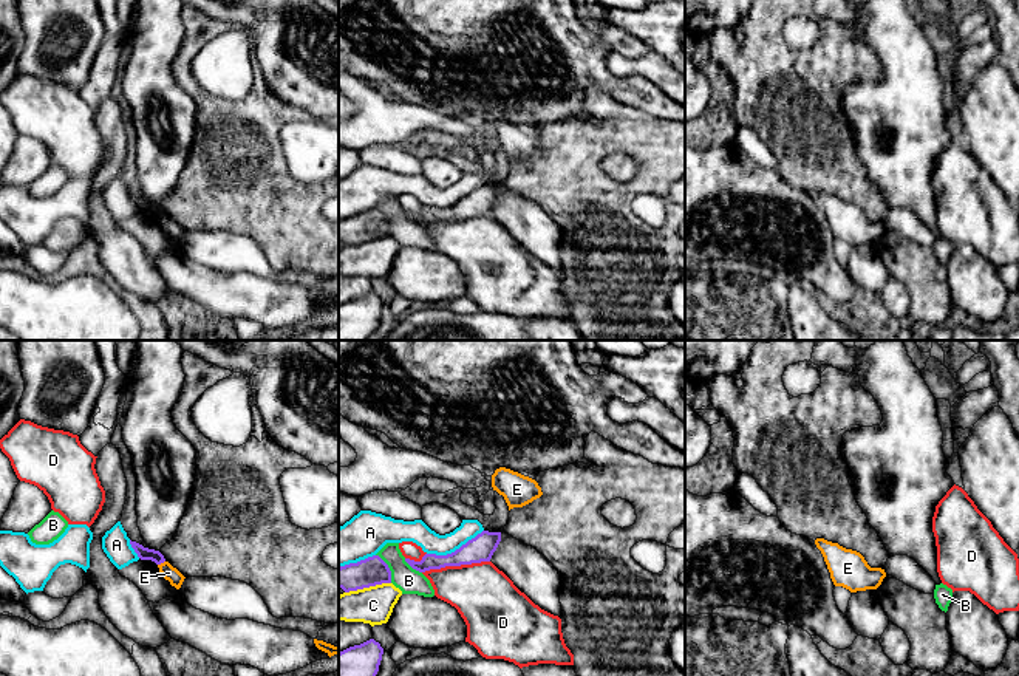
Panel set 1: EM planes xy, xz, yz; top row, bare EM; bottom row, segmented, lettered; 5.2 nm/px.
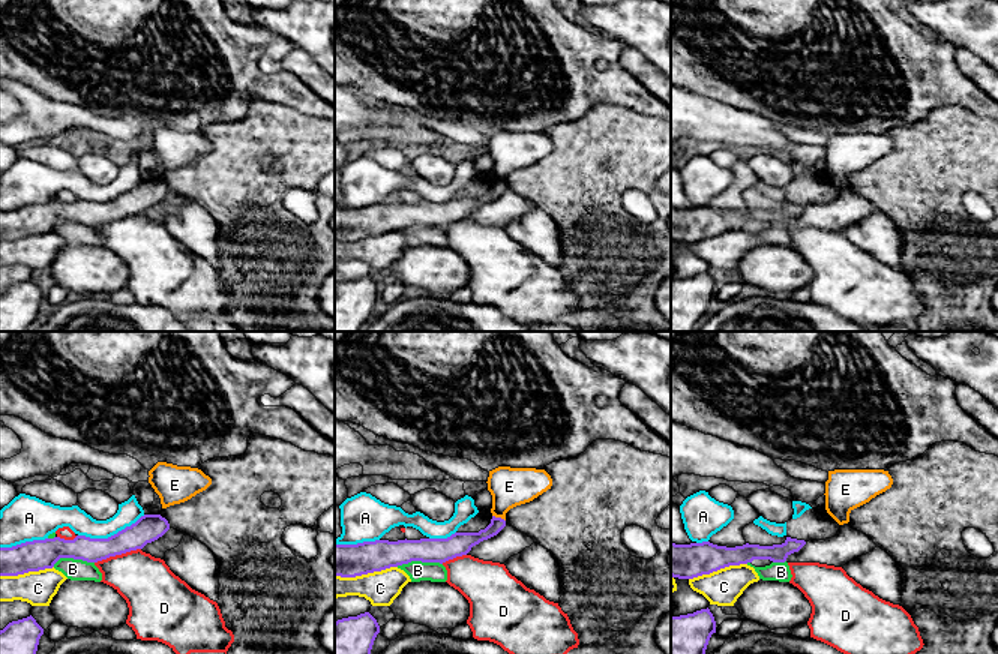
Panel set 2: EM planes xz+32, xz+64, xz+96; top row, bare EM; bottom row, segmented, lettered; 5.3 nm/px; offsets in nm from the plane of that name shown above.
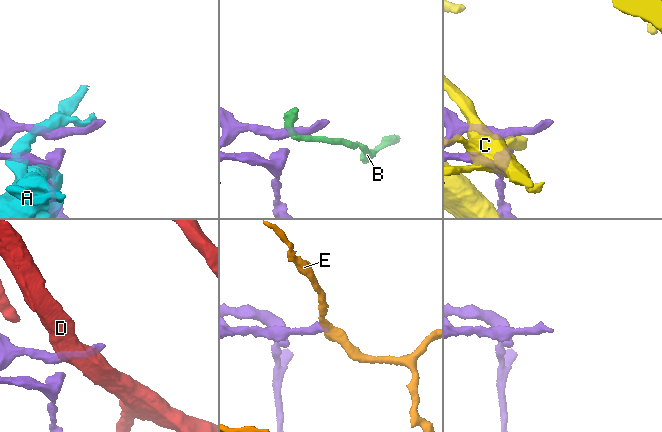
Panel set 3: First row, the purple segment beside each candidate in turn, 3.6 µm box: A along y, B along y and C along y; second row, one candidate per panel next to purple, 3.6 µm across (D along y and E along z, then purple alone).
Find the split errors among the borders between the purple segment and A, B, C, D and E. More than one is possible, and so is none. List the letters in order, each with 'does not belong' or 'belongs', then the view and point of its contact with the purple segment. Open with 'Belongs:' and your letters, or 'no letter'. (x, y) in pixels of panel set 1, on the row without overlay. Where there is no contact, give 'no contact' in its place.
Belongs: no letter
A: does not belong | xz (456, 203)
B: does not belong | xz (388, 221)
C: does not belong | xz (367, 240)
D: does not belong | xz (455, 218)
E: does not belong | xy (161, 215)

